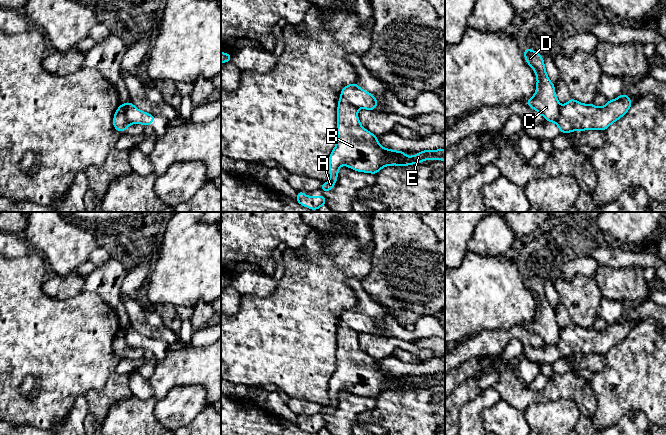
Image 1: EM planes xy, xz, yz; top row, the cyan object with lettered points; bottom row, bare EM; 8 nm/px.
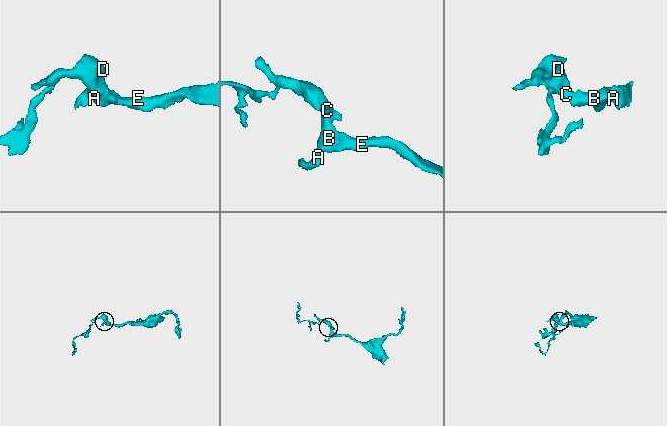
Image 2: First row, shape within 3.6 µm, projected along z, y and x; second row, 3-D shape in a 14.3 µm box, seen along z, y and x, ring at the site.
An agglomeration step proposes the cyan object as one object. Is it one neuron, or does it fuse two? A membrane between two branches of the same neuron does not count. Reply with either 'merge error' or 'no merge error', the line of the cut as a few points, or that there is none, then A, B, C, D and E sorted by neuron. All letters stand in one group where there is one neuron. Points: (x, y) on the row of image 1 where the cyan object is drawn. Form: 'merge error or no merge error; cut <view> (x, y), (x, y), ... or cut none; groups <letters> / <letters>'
merge error; cut xy (120, 104), (124, 116), (131, 123); groups A B E / C D

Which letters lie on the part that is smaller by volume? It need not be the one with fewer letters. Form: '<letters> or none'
C, D

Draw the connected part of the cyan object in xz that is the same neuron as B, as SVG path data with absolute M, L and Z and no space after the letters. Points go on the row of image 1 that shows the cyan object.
M340 96L337 107L337 142L329 156L330 180L320 190L331 191L338 172L345 165L357 172L377 174L386 166L408 166L424 160L445 161L445 149L423 150L414 156L384 148L377 136L366 130L358 118L358 108Z

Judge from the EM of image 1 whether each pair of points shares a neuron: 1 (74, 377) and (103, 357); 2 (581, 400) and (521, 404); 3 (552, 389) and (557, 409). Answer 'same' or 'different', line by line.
1: same
2: same
3: different

